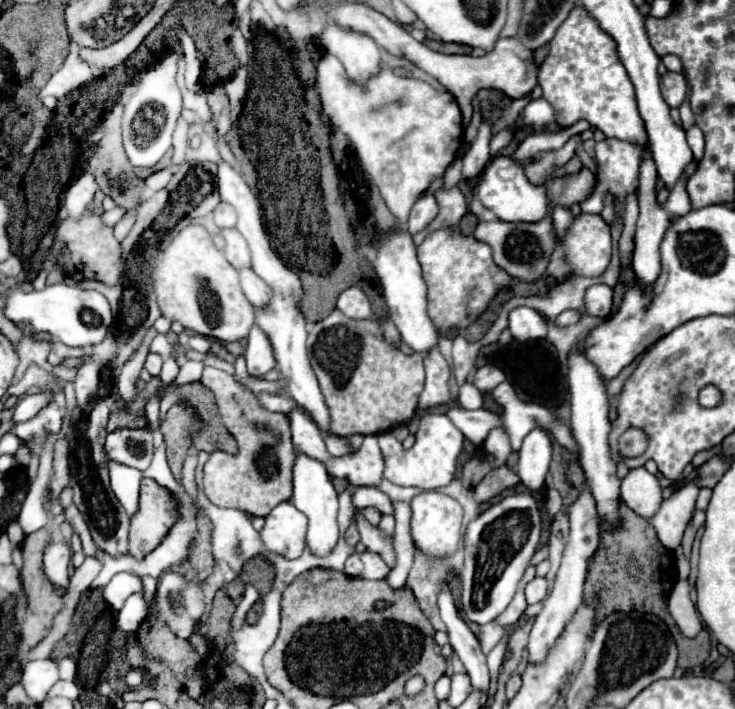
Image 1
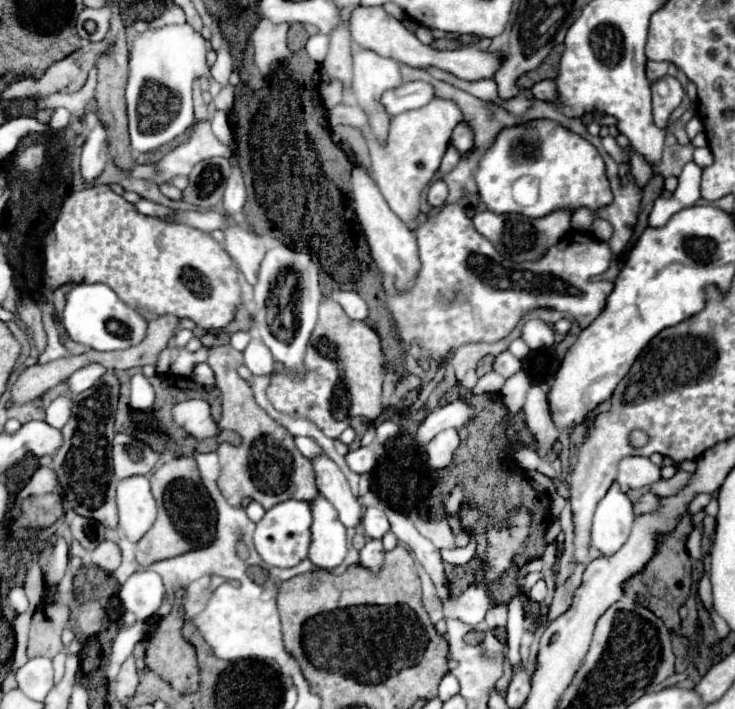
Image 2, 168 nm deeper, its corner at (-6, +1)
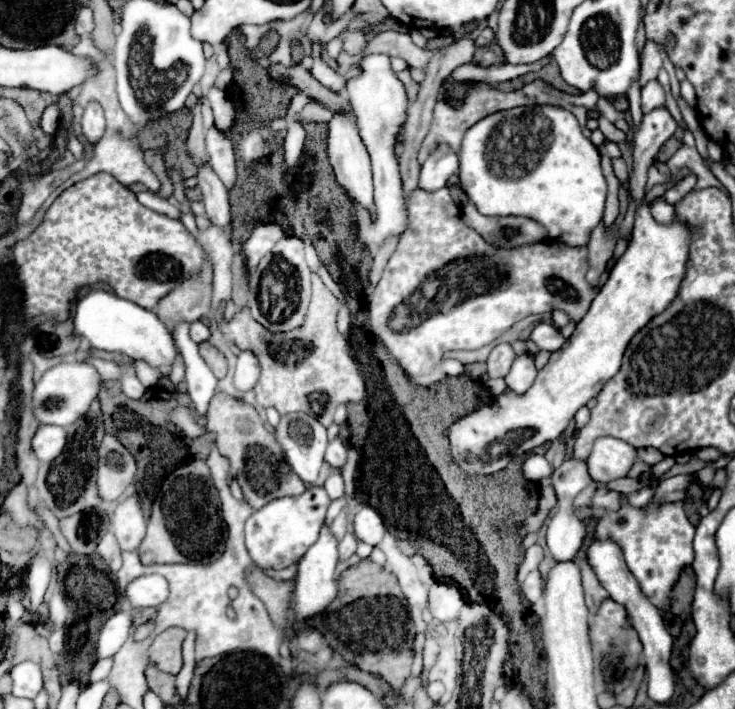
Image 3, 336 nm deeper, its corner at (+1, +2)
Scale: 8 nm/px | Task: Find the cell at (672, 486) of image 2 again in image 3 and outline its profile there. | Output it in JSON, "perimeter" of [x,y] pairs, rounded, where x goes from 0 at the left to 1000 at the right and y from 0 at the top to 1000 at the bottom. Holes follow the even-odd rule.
{"perimeter":[[[839,674],[839,677],[831,677],[826,683],[812,683],[812,688],[829,688],[829,691],[837,691],[837,694],[848,694],[848,697],[859,697],[864,691],[869,691],[875,683],[872,677],[859,677],[859,674]]]}

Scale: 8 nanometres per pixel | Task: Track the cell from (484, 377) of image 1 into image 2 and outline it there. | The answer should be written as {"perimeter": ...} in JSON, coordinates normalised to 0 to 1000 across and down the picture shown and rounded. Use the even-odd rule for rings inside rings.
{"perimeter":[[[686,495],[686,498],[680,498],[680,501],[675,504],[669,520],[672,520],[675,526],[680,526],[686,535],[691,535],[691,532],[697,532],[699,526],[707,523],[707,509],[705,509],[694,495]]]}

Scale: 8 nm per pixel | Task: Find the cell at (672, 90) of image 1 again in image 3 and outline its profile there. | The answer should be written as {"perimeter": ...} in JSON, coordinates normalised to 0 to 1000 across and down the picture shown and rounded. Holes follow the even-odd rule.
{"perimeter":[[[897,113],[880,116],[880,121],[872,124],[872,155],[875,155],[875,161],[880,161],[888,152],[897,152],[902,147],[905,147],[905,127],[897,118]]]}

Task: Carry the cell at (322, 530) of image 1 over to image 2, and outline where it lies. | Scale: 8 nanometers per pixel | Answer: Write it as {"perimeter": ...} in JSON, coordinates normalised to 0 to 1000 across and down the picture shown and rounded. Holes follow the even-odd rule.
{"perimeter":[[[430,698],[422,709],[427,729],[422,791],[435,803],[454,803],[471,786],[471,743],[441,698]]]}

